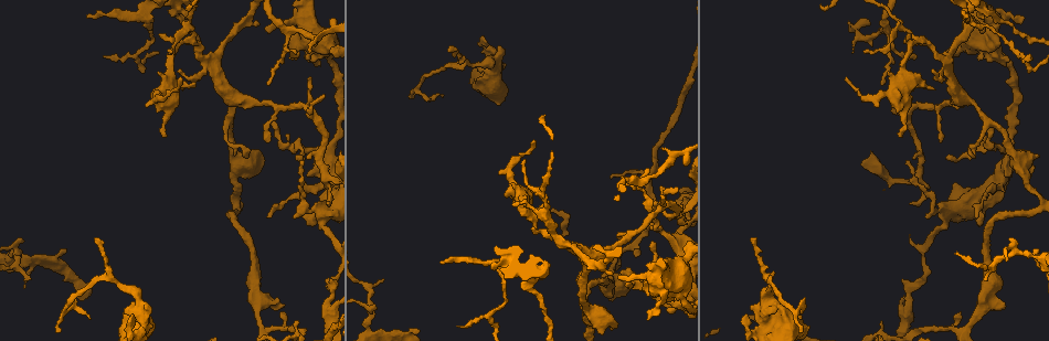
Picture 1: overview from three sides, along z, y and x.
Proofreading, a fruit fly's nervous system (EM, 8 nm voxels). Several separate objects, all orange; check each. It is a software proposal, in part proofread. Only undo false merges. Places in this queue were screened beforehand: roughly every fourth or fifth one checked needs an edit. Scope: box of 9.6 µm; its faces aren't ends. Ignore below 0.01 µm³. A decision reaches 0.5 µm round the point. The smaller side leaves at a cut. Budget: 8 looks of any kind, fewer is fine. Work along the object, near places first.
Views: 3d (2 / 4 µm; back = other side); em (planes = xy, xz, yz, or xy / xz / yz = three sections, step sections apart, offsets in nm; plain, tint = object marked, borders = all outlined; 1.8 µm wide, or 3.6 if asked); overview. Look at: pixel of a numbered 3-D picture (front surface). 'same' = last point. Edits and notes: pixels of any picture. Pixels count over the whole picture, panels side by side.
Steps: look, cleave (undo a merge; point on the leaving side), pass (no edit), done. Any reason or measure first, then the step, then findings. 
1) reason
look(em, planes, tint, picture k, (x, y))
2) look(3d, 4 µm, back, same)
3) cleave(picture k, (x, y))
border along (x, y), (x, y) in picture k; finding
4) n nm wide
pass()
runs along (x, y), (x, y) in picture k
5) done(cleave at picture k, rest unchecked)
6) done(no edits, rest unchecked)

abrupt turn
look(3d, 2 µm, picture 1, (995, 146))

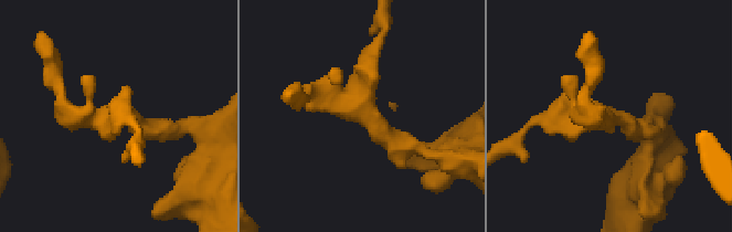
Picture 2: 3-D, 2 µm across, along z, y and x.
need the tissue
look(em, planes, borders, picture 2, (115, 114))

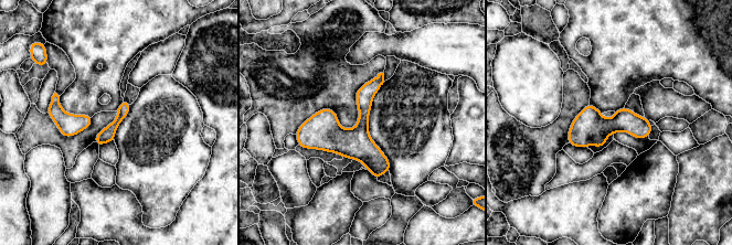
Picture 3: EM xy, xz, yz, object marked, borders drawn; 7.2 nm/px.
110 nm wide
pass()
one cell here

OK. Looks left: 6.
sharp bend
look(3d, 4 µm, picture 1, (966, 324))

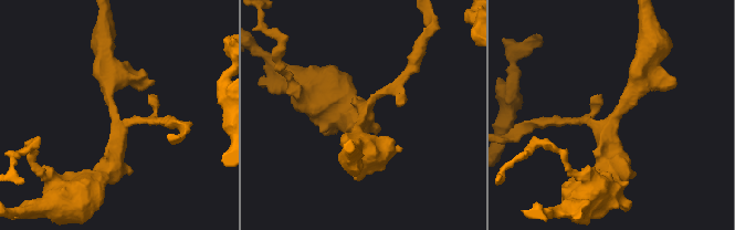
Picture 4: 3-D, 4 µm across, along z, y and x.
shape alone is not enough
look(em, planes, tint, picture 4, (112, 114))

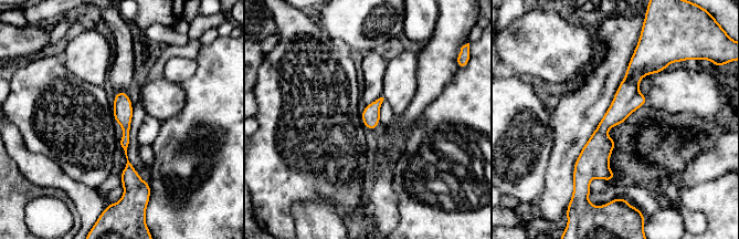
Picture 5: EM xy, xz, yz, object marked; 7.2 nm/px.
pass()
runs along (639, 54), (588, 176) in picture 5; all the same cell

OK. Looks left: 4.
a narrow waist
look(em, 3.6 µm, planes, tint, picture 1, (766, 276))

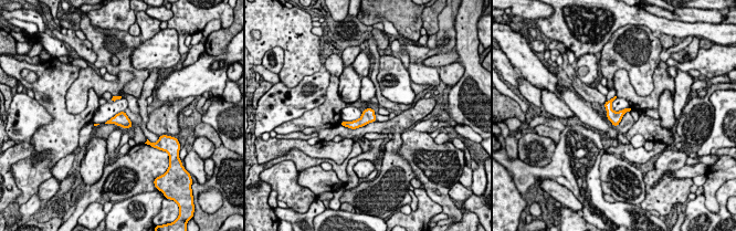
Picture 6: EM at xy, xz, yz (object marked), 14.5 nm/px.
pass()
continuous, no second cell

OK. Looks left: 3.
done(no edits, rest unchecked)

